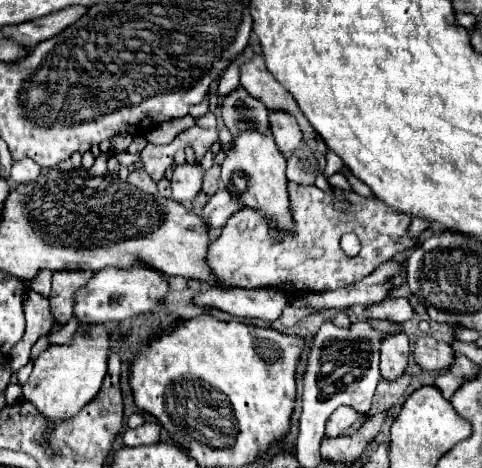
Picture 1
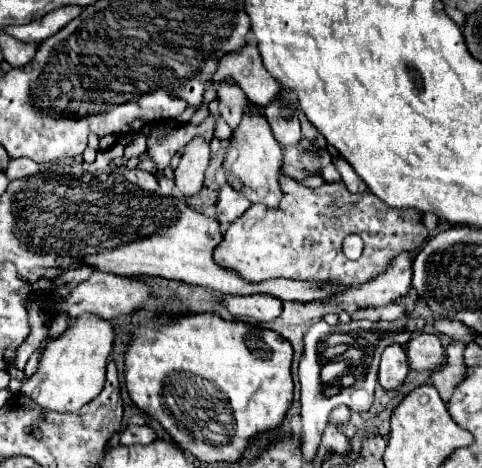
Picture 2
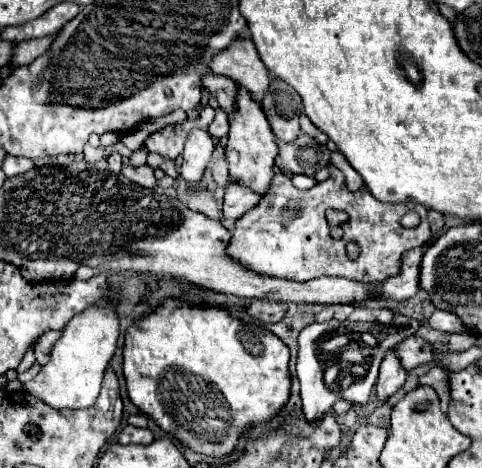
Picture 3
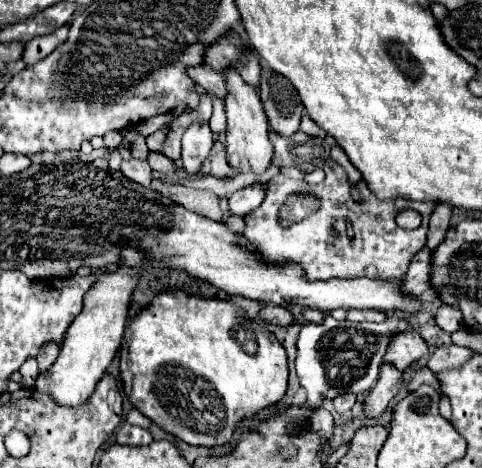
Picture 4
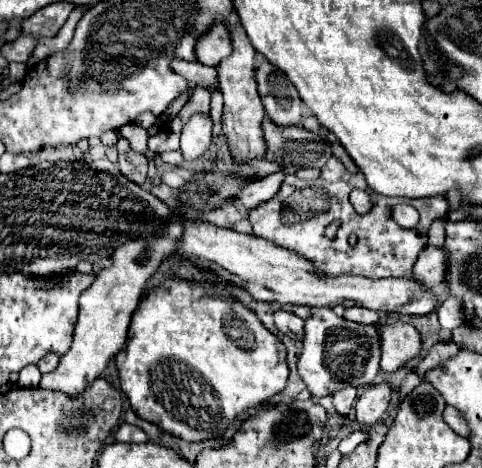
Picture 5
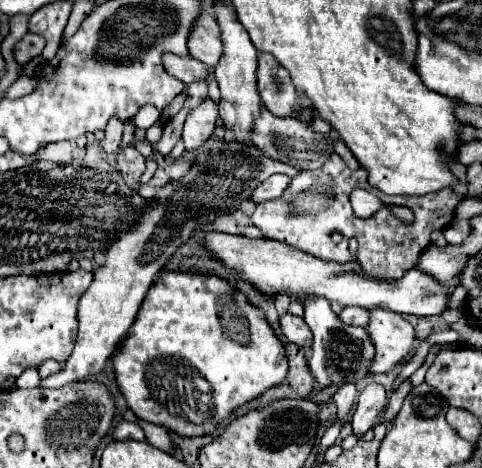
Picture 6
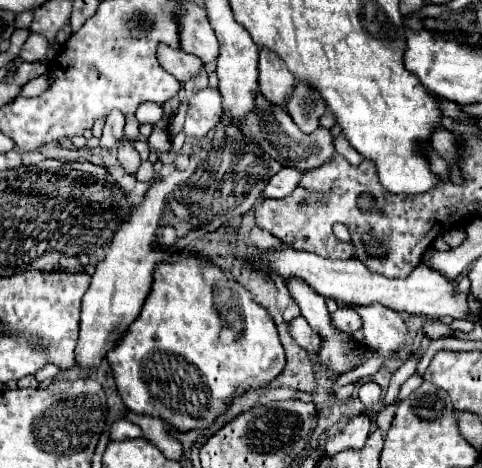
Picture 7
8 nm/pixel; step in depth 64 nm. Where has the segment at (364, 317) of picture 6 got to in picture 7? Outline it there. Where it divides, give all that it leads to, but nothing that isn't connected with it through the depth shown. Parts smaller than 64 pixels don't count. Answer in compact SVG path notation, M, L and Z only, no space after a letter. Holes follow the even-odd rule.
M338 308L330 316L332 316L332 326L340 332L354 334L360 328L360 318L356 316L356 312L352 312L352 308Z

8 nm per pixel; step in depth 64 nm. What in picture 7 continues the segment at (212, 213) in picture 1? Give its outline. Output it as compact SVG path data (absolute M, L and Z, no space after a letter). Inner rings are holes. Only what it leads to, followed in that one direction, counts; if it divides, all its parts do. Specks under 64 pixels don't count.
M284 166L268 184L266 188L266 196L268 198L284 198L288 194L292 194L296 190L296 186L300 184L302 176L306 174L306 170L298 170L292 166Z

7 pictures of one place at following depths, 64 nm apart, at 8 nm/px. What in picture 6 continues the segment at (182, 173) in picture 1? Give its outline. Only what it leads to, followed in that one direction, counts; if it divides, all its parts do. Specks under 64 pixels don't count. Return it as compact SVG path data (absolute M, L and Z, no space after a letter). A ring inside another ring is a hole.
M210 96L200 106L192 108L184 122L184 132L182 132L186 150L200 148L208 140L208 136L214 132L216 120L218 120L218 106Z

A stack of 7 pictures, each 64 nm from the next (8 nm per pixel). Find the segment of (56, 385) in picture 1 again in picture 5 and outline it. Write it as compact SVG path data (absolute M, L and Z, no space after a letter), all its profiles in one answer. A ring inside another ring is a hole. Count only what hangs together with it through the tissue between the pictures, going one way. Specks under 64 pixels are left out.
M144 238L126 240L114 250L110 258L112 266L100 270L92 286L80 296L80 312L70 350L62 356L60 366L54 372L42 376L40 388L60 390L64 394L76 396L102 374L106 364L124 346L126 330L130 326L134 310L138 308L148 278L158 270L158 266L170 252L174 252L174 242L148 242Z

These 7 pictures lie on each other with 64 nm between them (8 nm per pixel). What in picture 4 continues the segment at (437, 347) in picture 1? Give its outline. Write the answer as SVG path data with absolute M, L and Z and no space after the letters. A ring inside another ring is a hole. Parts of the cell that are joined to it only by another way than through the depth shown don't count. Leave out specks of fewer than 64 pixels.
M410 328L404 332L396 332L390 338L390 344L388 344L388 350L384 354L382 364L390 364L402 372L414 360L420 360L426 354L428 354L428 346L426 346L424 338L416 330Z

